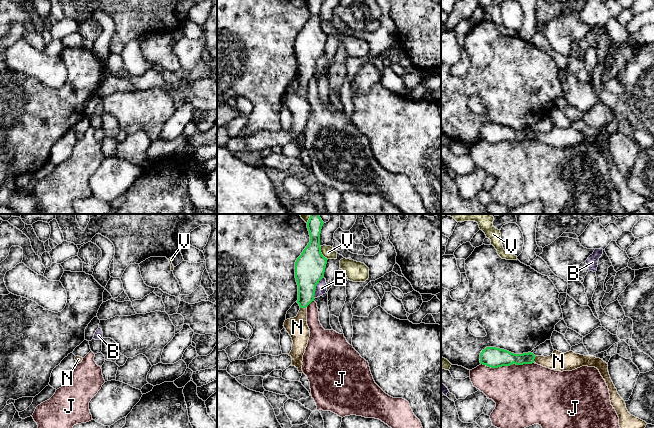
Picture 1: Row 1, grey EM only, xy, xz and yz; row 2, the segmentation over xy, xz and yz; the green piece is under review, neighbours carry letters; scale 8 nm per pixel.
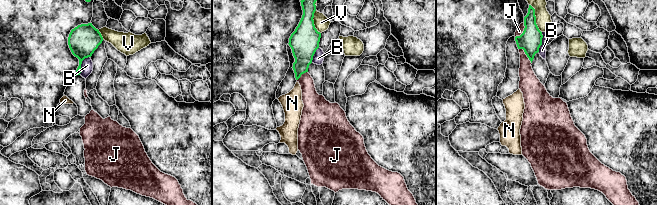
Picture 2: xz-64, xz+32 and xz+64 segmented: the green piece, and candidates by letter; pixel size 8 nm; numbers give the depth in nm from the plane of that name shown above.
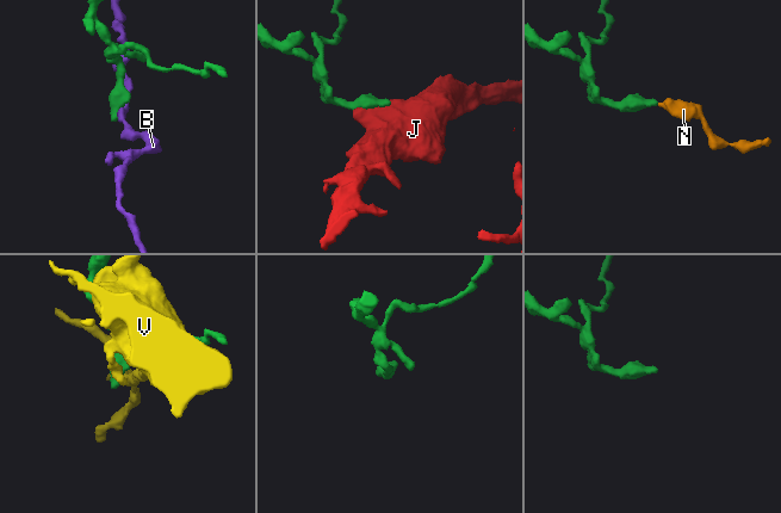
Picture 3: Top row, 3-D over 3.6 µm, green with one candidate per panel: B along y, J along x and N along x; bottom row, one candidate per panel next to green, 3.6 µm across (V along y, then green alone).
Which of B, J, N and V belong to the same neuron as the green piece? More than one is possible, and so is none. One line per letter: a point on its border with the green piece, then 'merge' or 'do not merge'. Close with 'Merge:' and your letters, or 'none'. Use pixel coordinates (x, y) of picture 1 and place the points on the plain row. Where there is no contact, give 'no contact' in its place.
B: meets green in xz at (315, 63); do not merge
J: meets green in yz at (497, 143); do not merge
N: meets green in xz at (303, 83); merge
V: meets green in xz at (321, 29); do not merge
Merge: N

